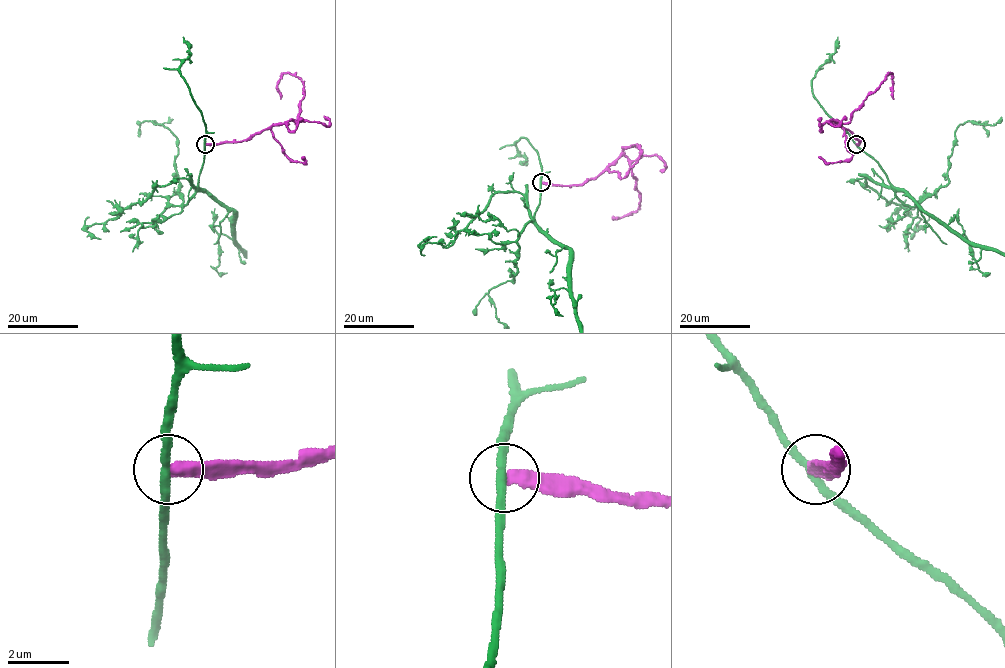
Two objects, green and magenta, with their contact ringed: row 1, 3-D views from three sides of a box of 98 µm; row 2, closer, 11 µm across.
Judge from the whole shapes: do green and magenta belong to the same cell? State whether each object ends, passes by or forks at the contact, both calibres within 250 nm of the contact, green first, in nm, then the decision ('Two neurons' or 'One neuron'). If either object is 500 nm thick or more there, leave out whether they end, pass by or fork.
At the ring green passes by. At the ring magenta ends. Thickness 260 nm (green) against 440 nm. Two neurons

